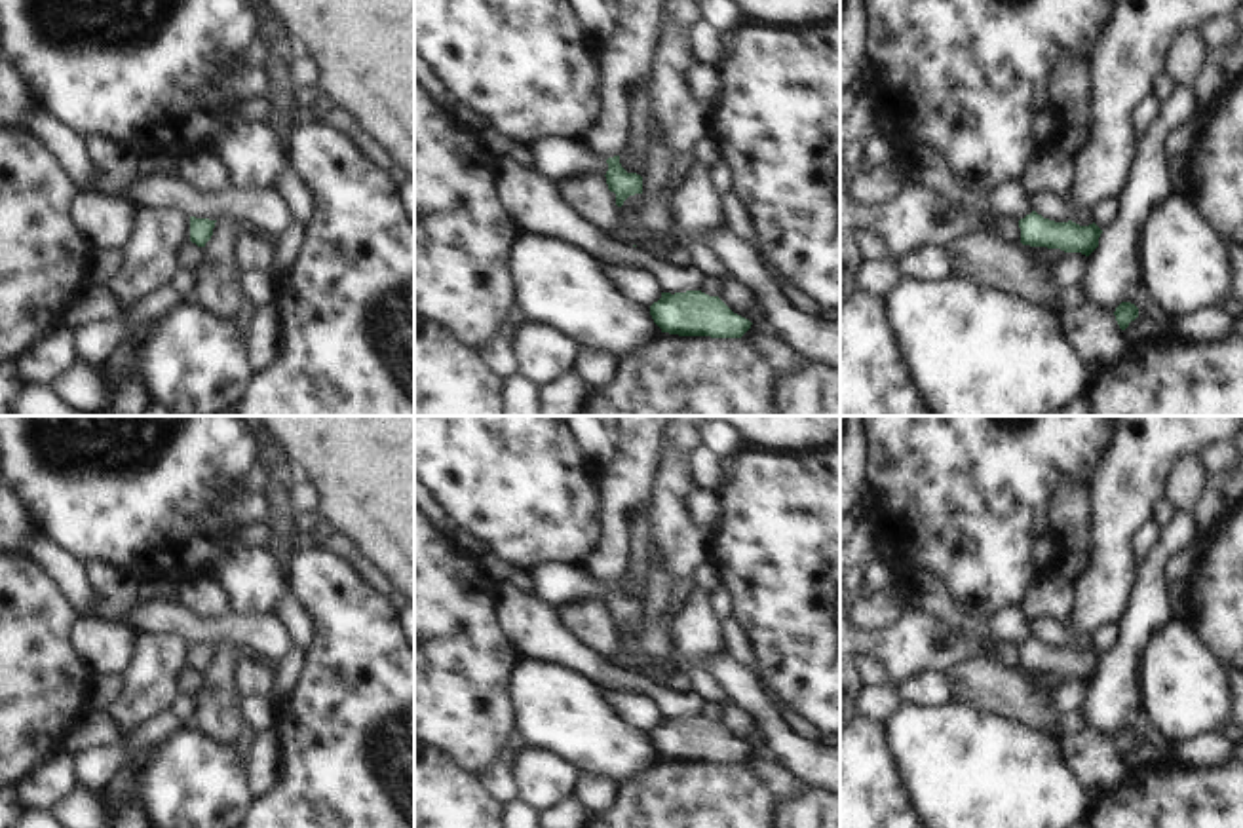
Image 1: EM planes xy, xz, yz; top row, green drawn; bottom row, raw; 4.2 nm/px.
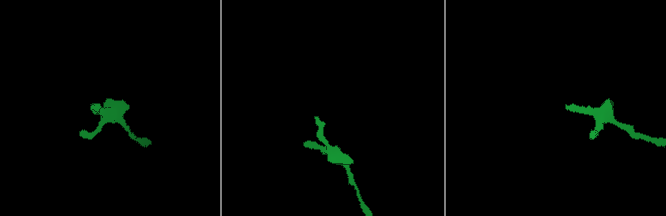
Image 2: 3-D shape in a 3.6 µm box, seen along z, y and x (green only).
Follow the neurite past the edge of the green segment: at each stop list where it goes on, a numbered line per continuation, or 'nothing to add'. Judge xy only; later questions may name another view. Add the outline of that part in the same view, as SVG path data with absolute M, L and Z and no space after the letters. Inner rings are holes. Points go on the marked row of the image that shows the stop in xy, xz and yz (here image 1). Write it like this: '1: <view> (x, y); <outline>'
nothing to add

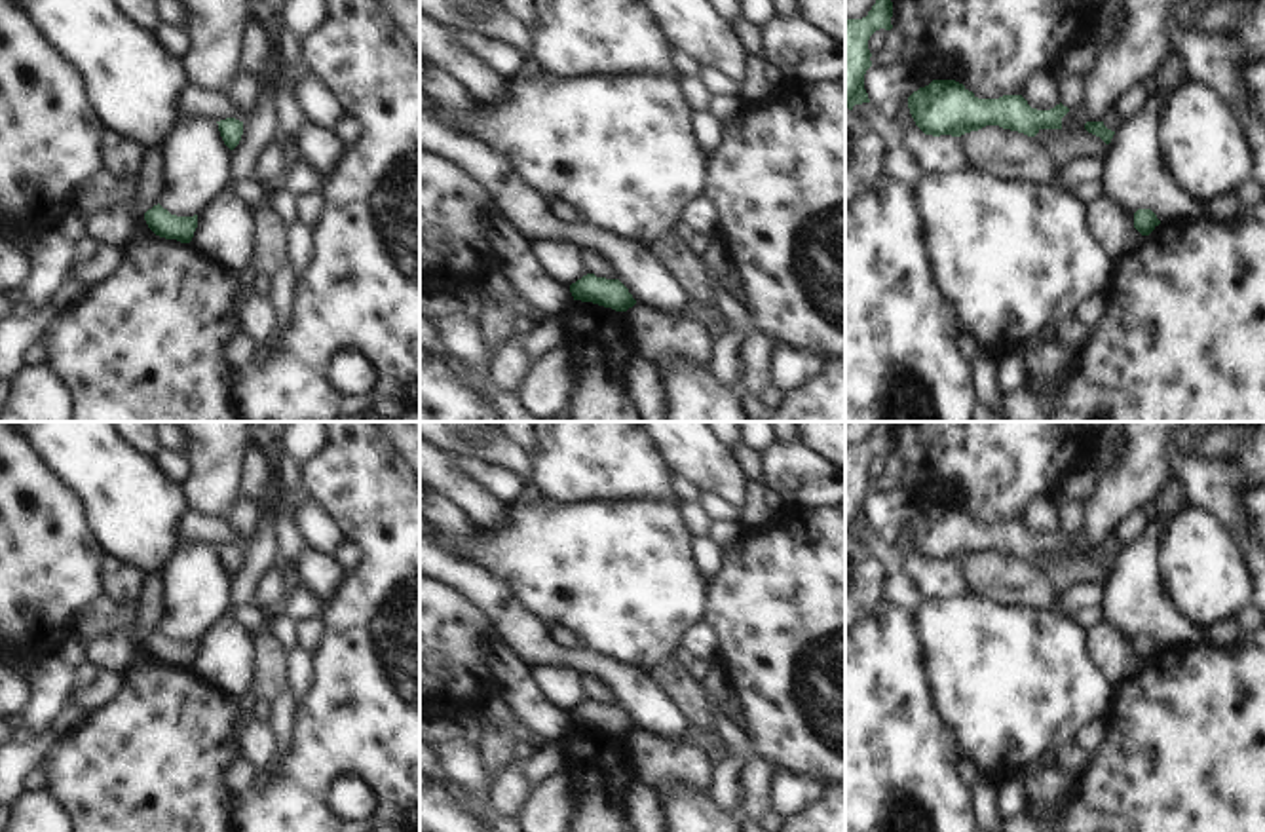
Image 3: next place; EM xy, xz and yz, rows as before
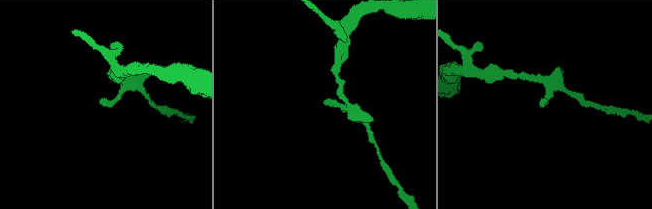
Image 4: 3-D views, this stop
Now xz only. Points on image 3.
nothing to add

